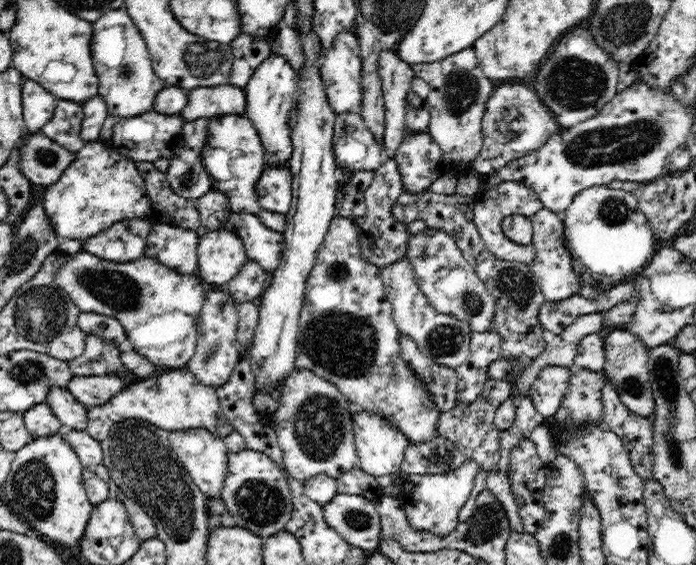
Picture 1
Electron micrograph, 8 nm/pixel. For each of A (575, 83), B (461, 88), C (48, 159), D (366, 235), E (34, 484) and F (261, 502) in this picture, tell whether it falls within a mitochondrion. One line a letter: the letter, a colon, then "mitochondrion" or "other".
A: mitochondrion
B: mitochondrion
C: mitochondrion
D: other
E: mitochondrion
F: mitochondrion

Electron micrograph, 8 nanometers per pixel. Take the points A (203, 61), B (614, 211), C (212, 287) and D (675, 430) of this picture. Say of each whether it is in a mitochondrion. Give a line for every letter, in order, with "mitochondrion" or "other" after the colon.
A: mitochondrion
B: mitochondrion
C: other
D: mitochondrion

